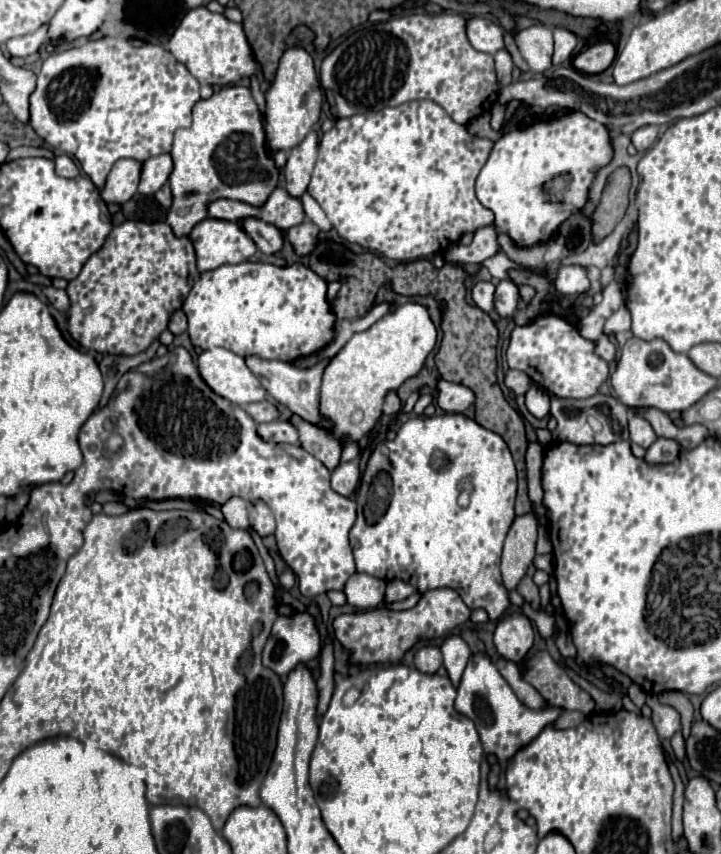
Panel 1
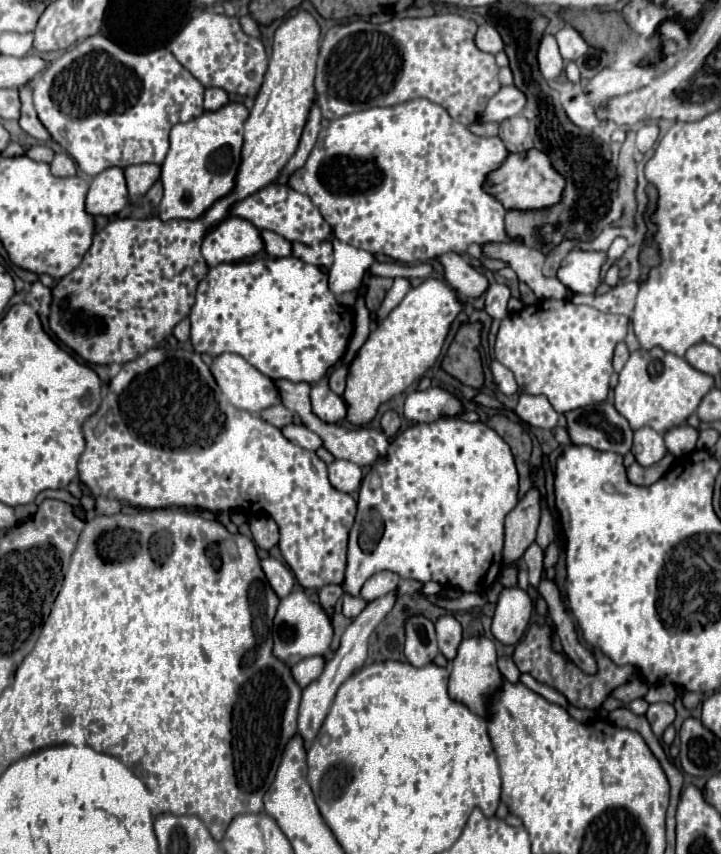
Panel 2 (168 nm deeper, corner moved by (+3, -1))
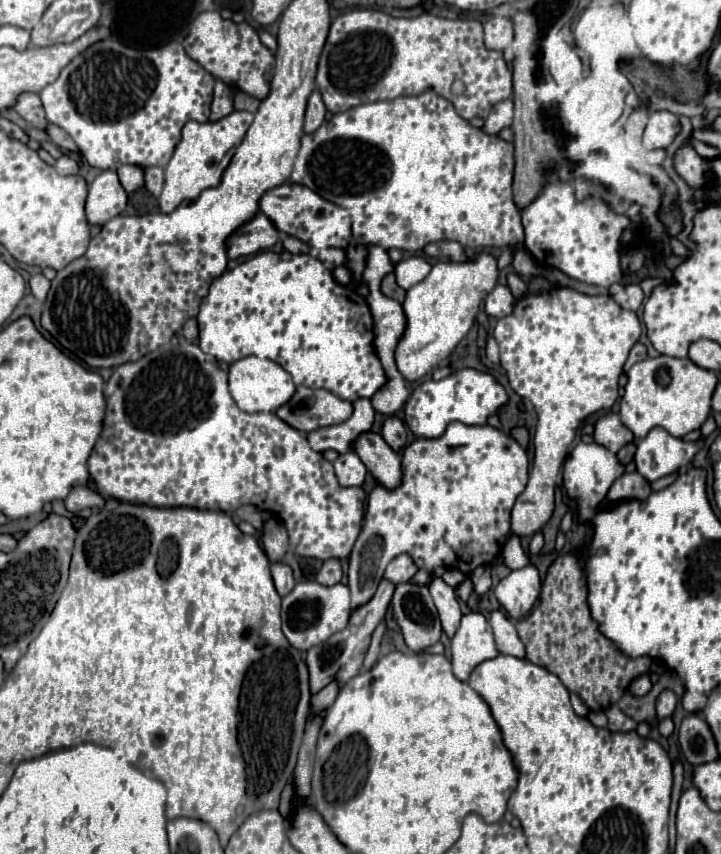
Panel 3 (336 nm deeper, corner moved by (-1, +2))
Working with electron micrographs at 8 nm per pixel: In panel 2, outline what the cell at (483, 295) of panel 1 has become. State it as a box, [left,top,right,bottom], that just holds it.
[439,253,489,299]

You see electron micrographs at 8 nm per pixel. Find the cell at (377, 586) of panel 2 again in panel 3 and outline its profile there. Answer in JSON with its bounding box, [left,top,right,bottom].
[385,554,417,584]

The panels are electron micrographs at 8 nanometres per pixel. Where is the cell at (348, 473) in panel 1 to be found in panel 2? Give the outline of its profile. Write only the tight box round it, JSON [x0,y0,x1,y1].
[329,461,363,493]

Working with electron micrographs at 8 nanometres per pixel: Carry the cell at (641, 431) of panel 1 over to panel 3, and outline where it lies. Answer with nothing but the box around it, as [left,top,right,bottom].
[637,428,699,482]

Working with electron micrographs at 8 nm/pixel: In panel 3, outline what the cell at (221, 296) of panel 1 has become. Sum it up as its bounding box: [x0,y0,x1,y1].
[197,252,387,402]

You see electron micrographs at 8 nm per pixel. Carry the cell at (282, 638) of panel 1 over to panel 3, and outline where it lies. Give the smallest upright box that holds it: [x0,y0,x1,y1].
[283,582,351,650]

